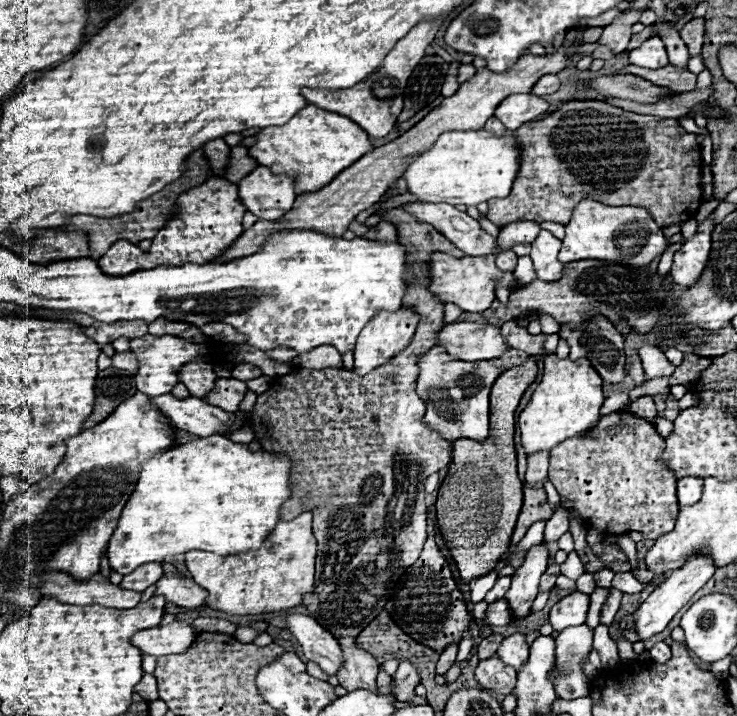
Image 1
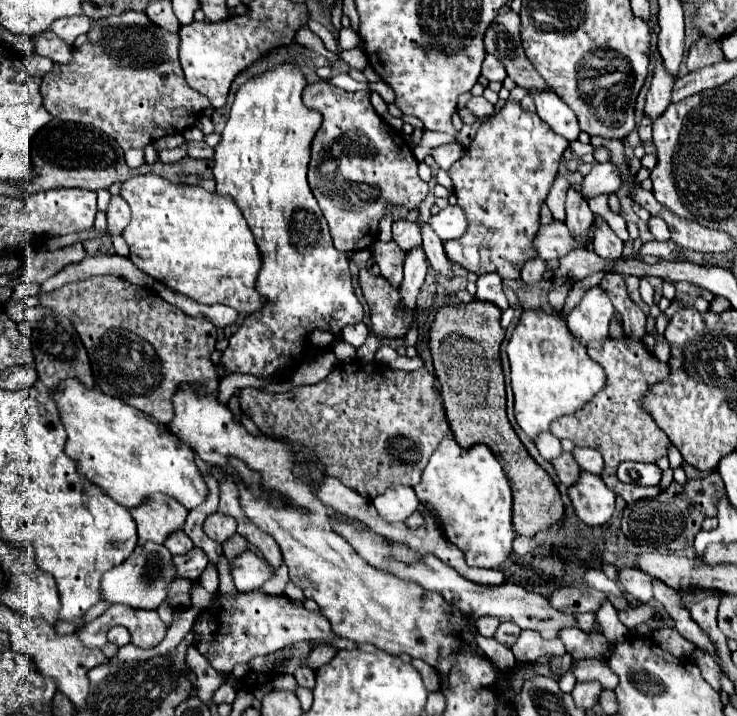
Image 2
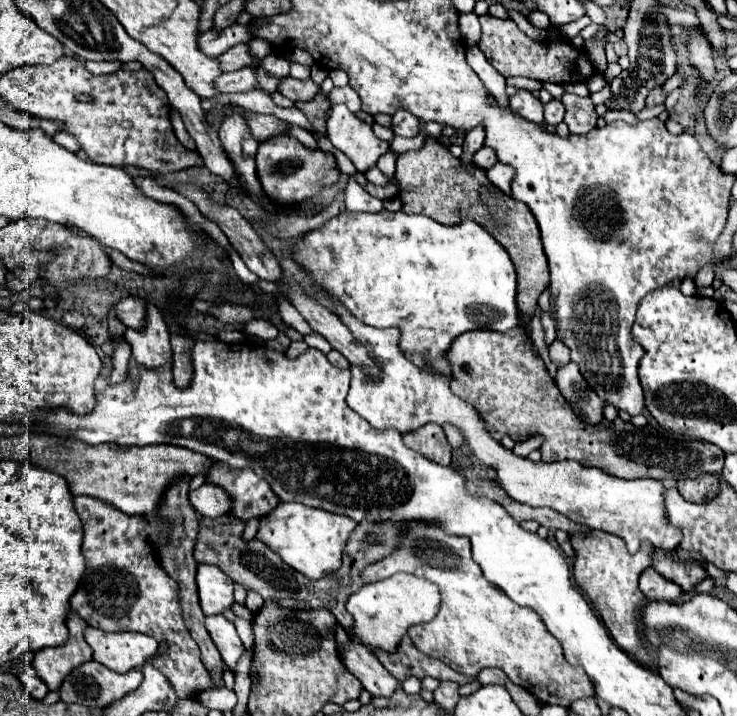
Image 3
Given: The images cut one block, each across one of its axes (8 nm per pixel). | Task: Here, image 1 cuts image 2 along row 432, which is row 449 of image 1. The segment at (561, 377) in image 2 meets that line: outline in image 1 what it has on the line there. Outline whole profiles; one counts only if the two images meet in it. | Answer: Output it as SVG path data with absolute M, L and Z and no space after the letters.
M554 352L544 356L544 376L532 394L530 404L522 410L518 426L522 432L522 446L526 454L534 454L544 448L554 448L562 440L582 436L598 424L598 412L604 402L602 378L594 372L590 360L558 358Z

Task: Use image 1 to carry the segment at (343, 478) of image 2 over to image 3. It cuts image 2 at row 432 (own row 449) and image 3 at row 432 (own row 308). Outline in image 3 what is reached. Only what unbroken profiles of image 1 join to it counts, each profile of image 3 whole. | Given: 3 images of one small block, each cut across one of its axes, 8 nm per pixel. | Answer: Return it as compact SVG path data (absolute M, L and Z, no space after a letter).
M426 424L420 430L406 434L404 444L440 466L450 466L452 448L444 436L444 430L438 424Z

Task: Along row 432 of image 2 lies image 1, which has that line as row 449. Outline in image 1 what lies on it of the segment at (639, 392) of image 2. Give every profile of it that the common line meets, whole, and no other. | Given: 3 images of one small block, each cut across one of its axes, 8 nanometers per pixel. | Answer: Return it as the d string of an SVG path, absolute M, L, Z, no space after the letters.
M612 412L590 432L552 448L548 478L560 496L574 502L572 508L578 510L582 520L594 524L602 534L634 530L646 540L656 540L674 528L680 510L676 498L678 478L660 458L664 448L664 440L650 422L638 420L630 412Z

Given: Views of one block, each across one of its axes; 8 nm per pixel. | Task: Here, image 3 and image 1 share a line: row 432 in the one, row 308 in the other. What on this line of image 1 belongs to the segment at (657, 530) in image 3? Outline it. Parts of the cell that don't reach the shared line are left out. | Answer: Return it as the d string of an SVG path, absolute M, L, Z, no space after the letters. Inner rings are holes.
M436 252L436 254L432 254L432 262L430 262L430 278L432 278L430 290L444 304L448 304L448 302L458 304L464 312L484 312L494 302L498 286L504 286L504 288L514 288L516 286L514 274L496 268L495 260L496 254L454 258L454 256ZM400 308L398 312L380 312L376 318L370 320L370 324L364 326L364 330L358 336L356 348L354 348L354 372L366 374L374 368L380 368L386 364L390 358L398 356L412 340L414 330L418 324L418 314L414 314L408 308Z

